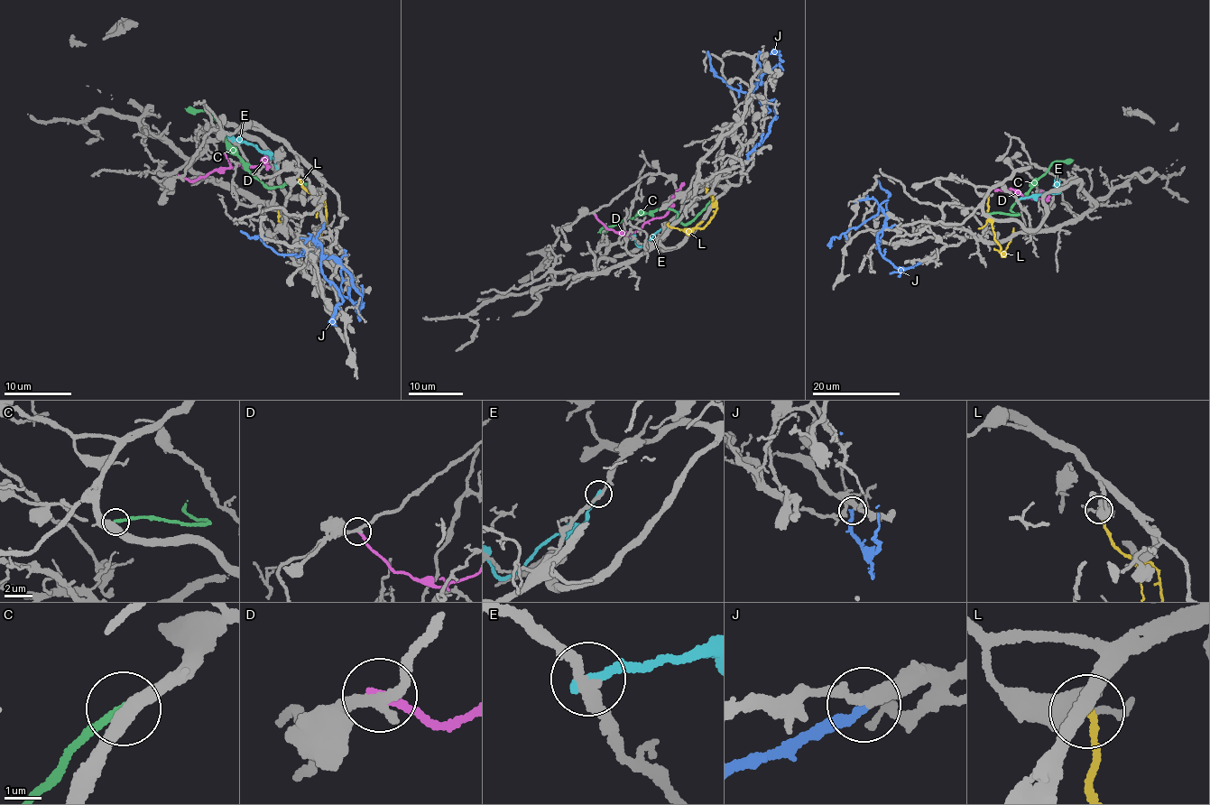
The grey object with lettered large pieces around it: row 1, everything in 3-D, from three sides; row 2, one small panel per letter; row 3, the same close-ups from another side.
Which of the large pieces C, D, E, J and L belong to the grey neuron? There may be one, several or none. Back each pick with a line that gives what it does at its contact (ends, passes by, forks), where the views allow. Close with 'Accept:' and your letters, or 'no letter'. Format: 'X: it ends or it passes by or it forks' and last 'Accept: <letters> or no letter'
Accept: no letter

